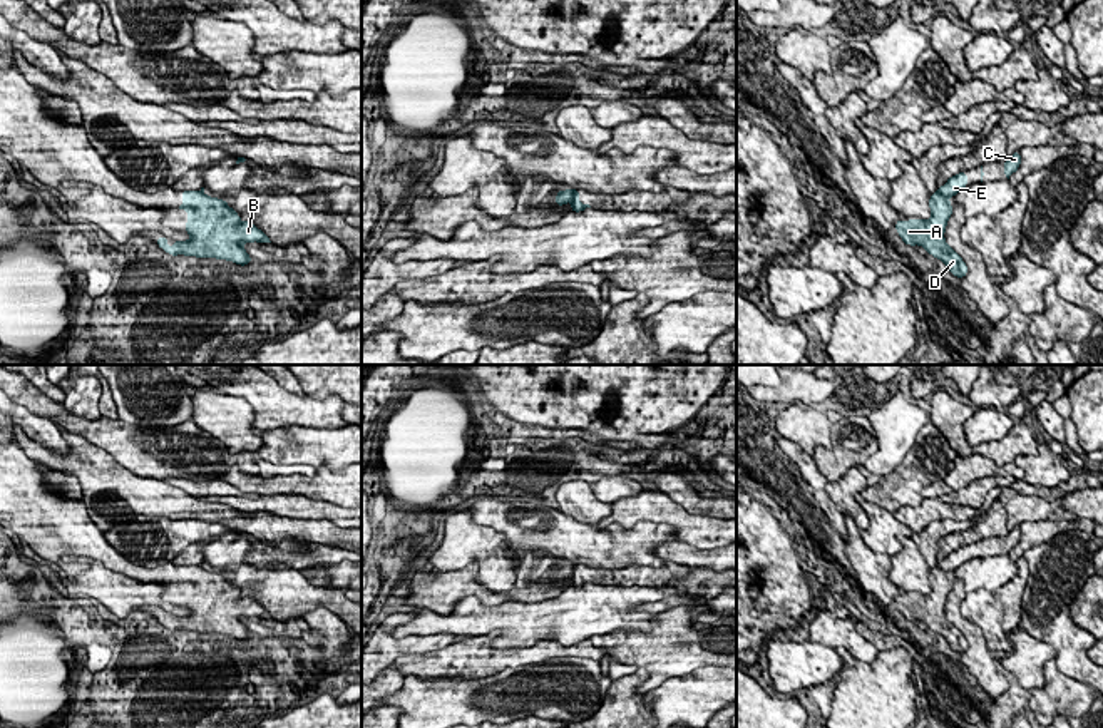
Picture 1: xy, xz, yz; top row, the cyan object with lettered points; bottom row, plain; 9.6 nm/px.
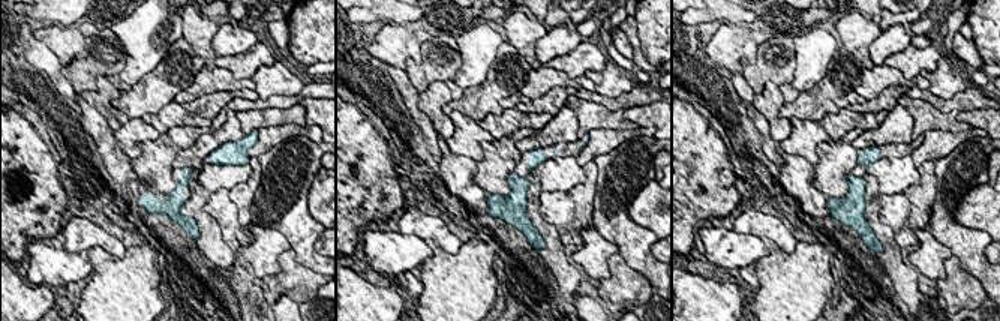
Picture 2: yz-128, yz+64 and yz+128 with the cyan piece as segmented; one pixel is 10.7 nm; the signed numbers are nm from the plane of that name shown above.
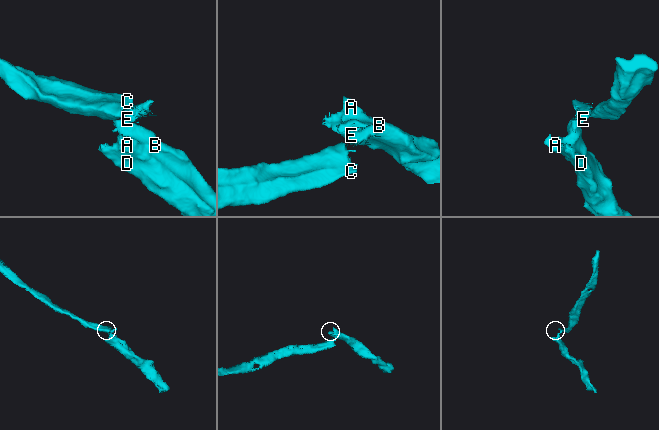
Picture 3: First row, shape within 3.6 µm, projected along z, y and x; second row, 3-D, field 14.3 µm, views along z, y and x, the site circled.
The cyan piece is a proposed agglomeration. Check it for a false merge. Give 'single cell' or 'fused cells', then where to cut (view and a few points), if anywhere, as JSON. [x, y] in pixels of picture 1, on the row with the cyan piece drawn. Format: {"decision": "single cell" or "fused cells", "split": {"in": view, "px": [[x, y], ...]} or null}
{"decision": "fused cells", "split": {"in": "xz", "px": [[576, 189], [571, 199]]}}

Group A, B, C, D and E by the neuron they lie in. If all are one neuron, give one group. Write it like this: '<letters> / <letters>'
A B D / C E

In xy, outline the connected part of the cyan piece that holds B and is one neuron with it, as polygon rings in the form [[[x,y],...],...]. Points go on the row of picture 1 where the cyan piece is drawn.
[[[182,191],[182,204],[189,219],[186,233],[189,241],[174,241],[167,246],[167,236],[157,238],[156,244],[167,254],[216,258],[233,261],[239,266],[249,264],[253,259],[244,251],[244,243],[271,243],[269,238],[249,221],[241,221],[239,214],[228,206],[226,201],[209,197],[201,191]]]

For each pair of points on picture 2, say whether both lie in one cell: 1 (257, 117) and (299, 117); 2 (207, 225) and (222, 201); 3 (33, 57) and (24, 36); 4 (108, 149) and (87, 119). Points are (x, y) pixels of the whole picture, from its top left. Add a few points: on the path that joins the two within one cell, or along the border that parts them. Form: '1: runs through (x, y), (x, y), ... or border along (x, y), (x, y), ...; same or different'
1: runs through (267, 117), (288, 117); same
2: border along (209, 194), (203, 209), (216, 221), (227, 243); different
3: runs through (33, 53), (27, 41); same
4: runs through (105, 141), (95, 126); same

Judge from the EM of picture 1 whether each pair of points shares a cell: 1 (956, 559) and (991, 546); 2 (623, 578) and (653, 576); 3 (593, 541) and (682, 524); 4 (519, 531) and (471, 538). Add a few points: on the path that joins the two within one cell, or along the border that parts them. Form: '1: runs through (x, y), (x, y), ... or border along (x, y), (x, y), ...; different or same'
1: runs through (964, 553), (983, 549); same
2: runs through (630, 576), (646, 576); same
3: border along (631, 526), (640, 521), (668, 522), (677, 538); different
4: border along (467, 511), (513, 549), (536, 551); different

